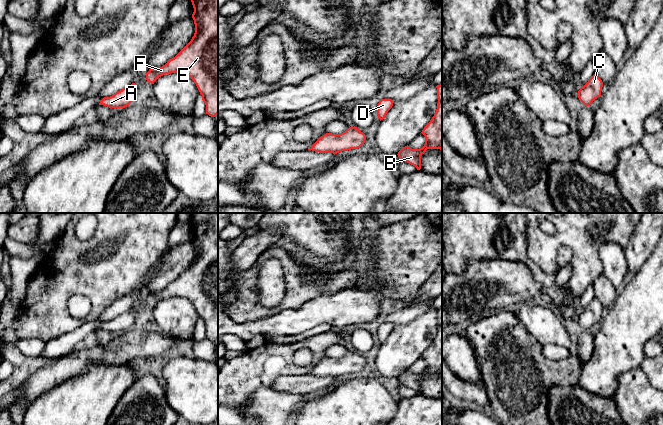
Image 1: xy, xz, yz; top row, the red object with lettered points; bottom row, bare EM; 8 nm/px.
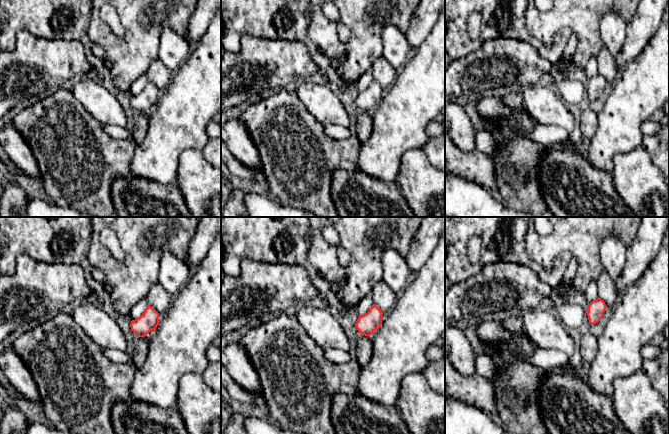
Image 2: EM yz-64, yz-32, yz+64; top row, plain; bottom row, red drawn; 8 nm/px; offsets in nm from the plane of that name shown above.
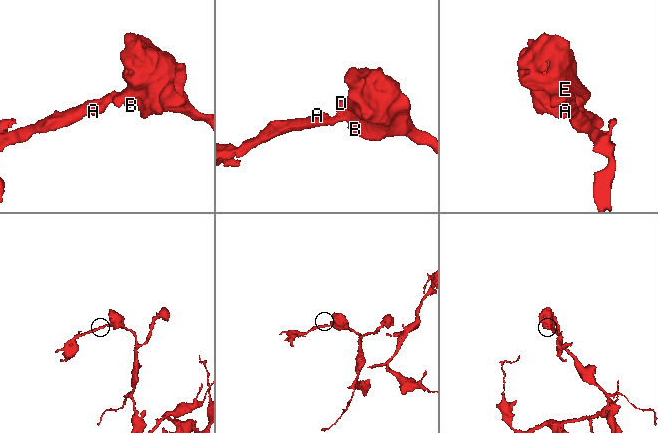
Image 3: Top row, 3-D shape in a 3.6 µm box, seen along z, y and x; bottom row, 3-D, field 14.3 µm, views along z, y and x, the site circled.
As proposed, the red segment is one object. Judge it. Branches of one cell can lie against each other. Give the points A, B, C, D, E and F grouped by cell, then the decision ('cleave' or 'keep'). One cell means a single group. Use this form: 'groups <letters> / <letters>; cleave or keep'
groups A B C D E F; keep

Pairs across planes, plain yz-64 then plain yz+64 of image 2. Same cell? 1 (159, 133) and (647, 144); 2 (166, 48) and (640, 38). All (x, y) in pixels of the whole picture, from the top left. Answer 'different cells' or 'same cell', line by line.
1: different cells
2: different cells

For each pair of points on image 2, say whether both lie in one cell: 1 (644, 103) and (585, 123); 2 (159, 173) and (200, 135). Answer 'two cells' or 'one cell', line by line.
1: two cells
2: one cell

